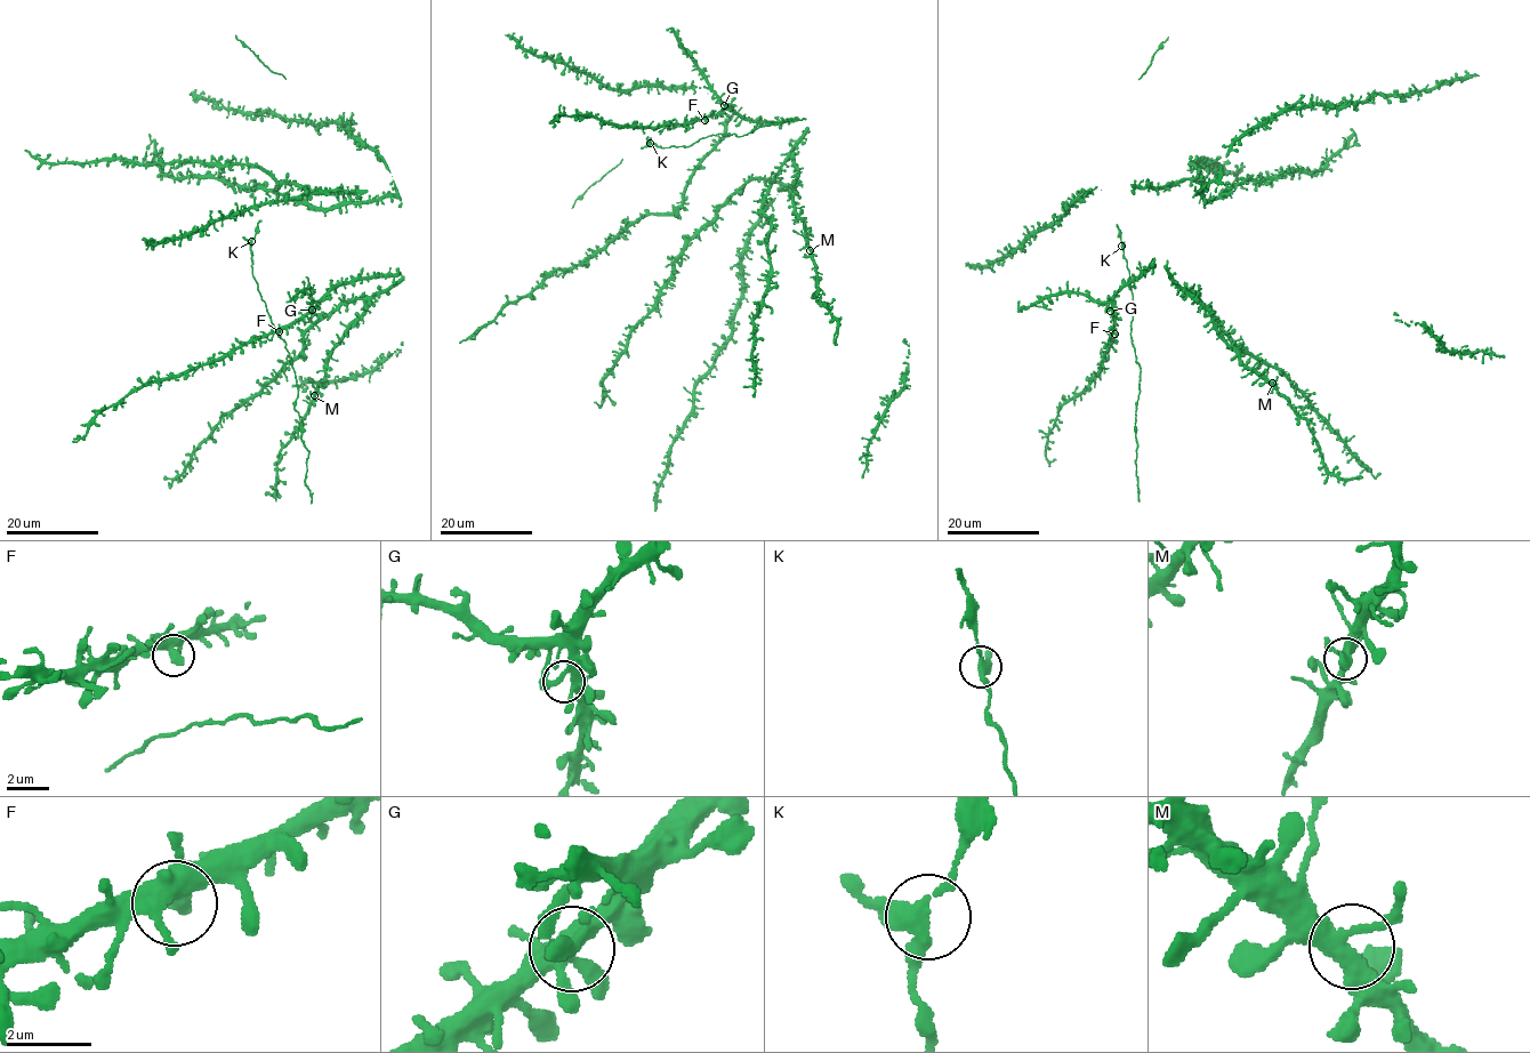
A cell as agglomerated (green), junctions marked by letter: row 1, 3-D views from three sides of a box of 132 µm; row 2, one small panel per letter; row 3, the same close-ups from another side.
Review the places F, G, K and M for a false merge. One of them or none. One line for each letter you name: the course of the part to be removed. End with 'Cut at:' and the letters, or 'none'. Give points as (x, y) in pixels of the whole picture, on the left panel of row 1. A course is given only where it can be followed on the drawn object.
Cut at: none

